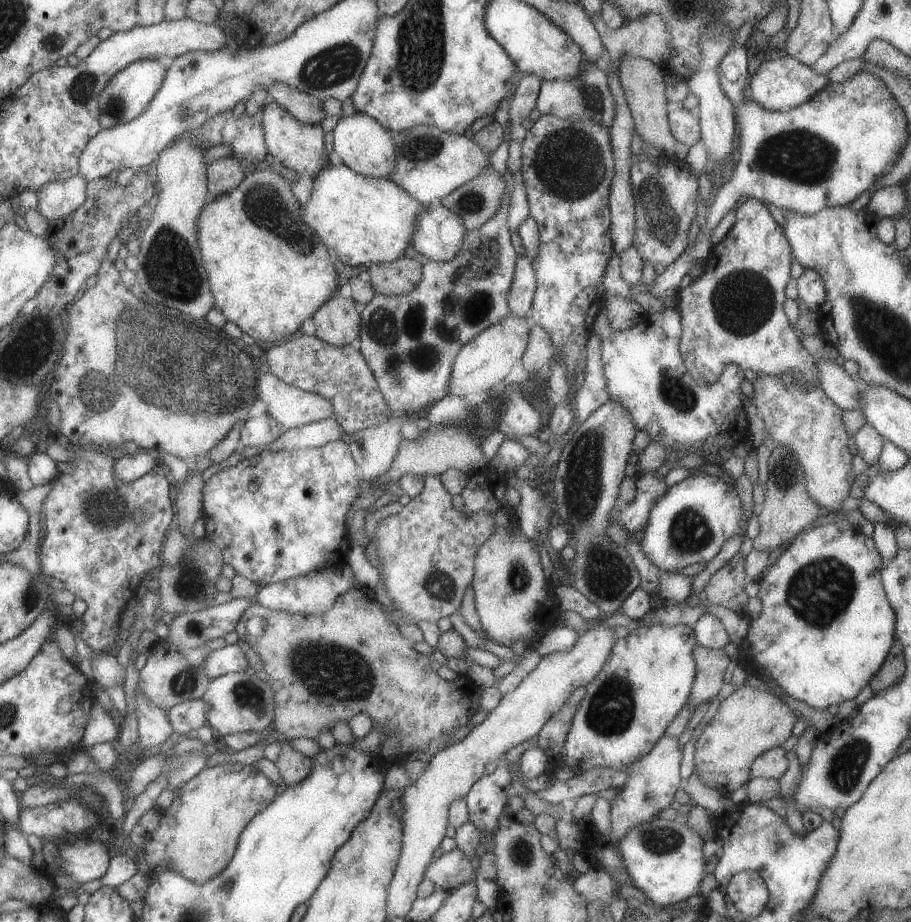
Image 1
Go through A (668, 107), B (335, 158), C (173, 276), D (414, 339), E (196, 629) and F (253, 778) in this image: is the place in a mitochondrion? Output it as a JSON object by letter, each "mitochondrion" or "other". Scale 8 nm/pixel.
{"A":"other","B":"other","C":"mitochondrion","D":"mitochondrion","E":"mitochondrion","F":"other"}

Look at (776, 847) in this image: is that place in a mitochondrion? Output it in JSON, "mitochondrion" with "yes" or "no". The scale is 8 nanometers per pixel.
{"mitochondrion":"yes"}

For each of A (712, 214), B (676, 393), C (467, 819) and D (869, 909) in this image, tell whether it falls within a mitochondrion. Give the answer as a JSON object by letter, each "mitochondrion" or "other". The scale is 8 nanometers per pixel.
{"A":"other","B":"mitochondrion","C":"other","D":"other"}

